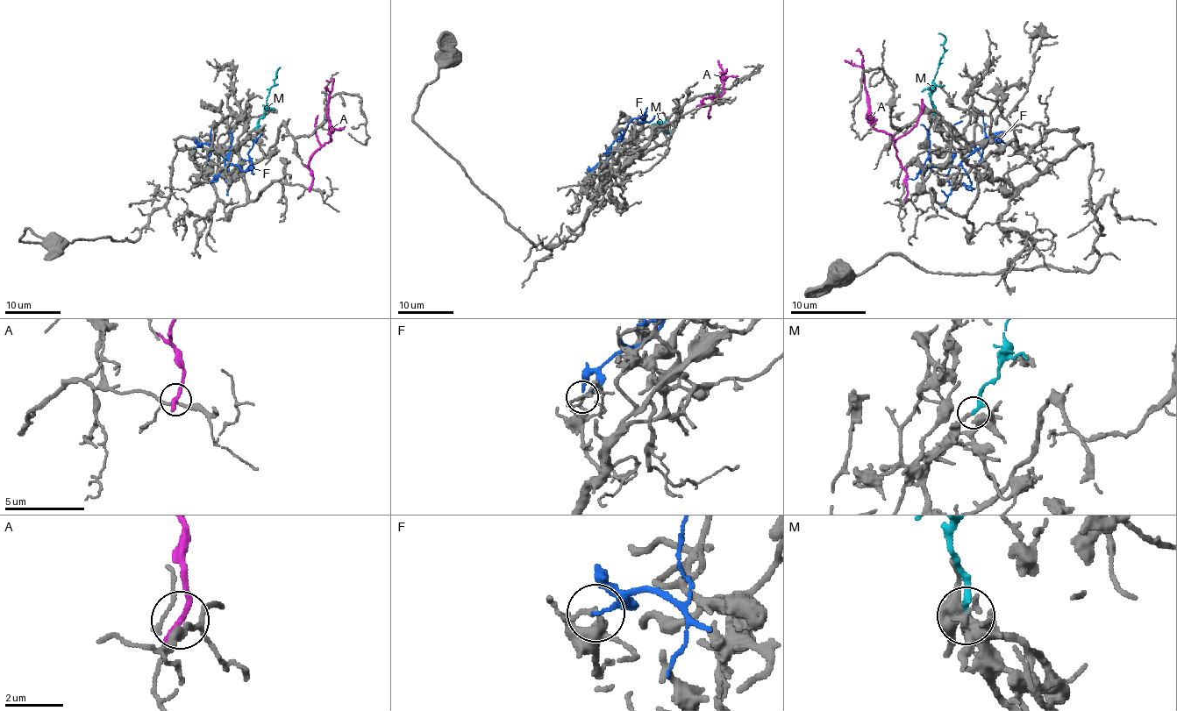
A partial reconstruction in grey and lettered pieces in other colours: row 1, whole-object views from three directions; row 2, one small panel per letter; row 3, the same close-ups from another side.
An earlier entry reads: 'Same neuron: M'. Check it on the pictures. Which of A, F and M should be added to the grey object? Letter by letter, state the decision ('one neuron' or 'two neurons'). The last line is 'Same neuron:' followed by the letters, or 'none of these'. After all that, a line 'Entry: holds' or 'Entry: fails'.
A: two neurons
F: two neurons
M: one neuron
Same neuron: M
Entry: holds

